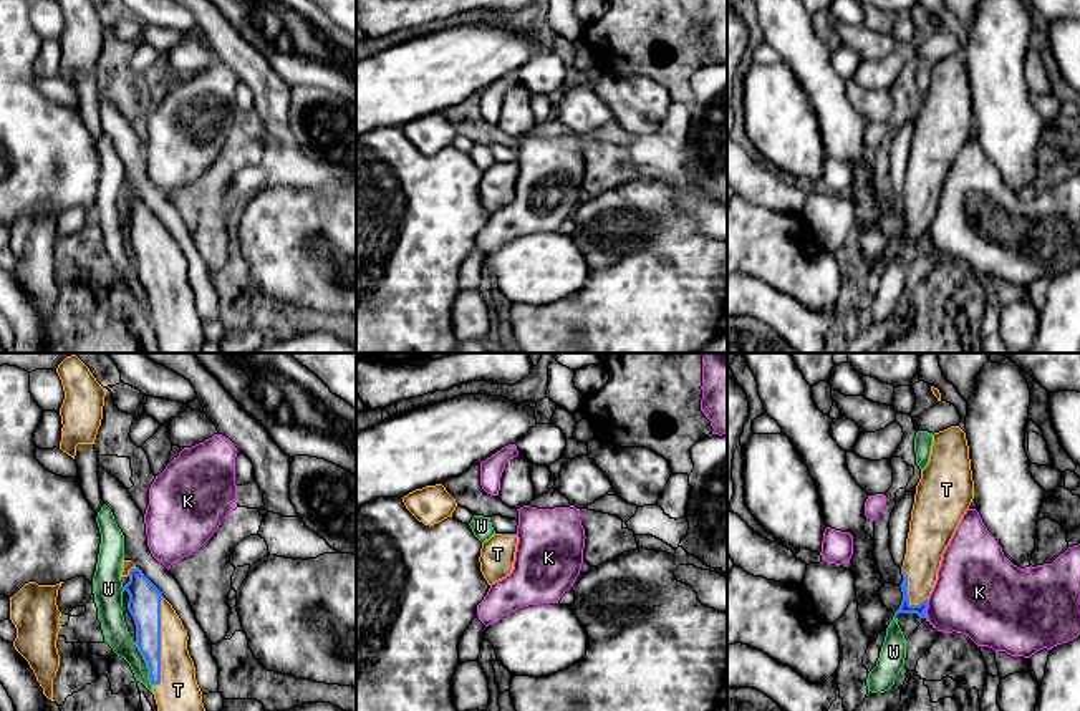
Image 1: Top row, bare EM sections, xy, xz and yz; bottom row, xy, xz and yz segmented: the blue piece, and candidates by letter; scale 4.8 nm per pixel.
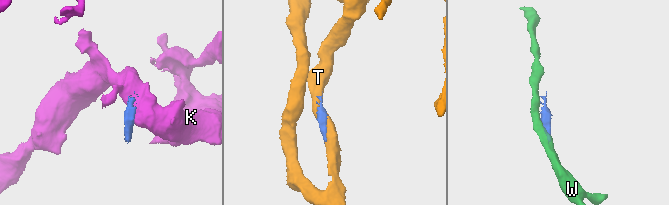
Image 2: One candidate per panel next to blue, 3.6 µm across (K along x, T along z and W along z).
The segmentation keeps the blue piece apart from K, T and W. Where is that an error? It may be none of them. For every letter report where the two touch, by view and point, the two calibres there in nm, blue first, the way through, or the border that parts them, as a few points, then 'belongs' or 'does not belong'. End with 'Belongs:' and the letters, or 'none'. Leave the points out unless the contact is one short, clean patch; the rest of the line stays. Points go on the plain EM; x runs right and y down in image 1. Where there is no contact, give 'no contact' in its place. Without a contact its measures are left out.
K: meets blue in yz at (926, 237); 60 nm thick on the blue side, 400 nm on the other; does not belong
T: meets blue in xy at (159, 272); 160 nm thick on the blue side, 200 nm on the other; belongs
W: meets blue in xy at (146, 290); 140 nm thick on the blue side, 120 nm on the other; border along xy (134, 270), (146, 292), (151, 314); does not belong
Belongs: T

